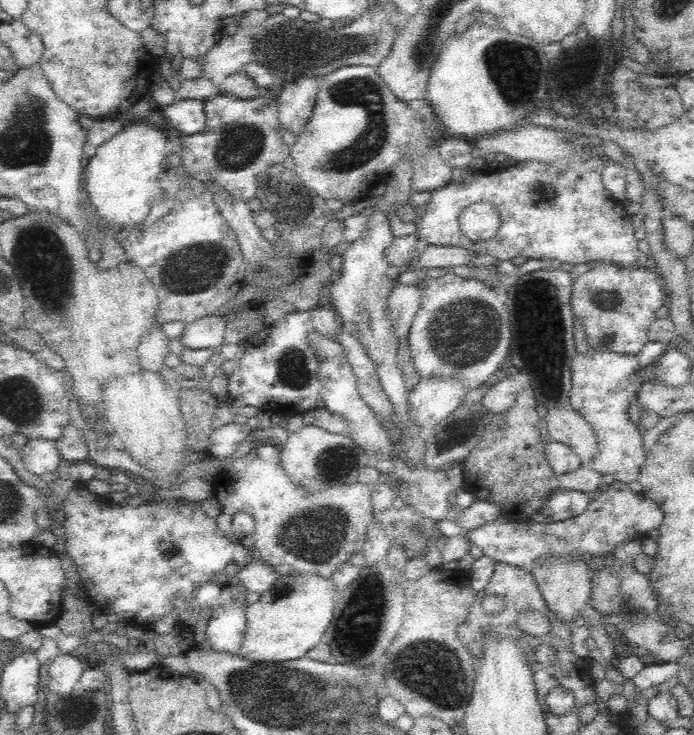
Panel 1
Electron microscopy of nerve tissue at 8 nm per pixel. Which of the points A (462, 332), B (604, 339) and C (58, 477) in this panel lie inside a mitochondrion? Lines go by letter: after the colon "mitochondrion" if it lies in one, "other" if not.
A: mitochondrion
B: mitochondrion
C: other

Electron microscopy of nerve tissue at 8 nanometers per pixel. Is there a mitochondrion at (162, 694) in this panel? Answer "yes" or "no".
no

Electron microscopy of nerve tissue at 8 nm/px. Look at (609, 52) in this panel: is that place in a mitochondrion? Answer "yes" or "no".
no

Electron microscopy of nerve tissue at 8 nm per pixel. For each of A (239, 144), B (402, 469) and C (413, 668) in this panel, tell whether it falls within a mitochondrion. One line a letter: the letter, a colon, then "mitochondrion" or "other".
A: mitochondrion
B: other
C: mitochondrion

